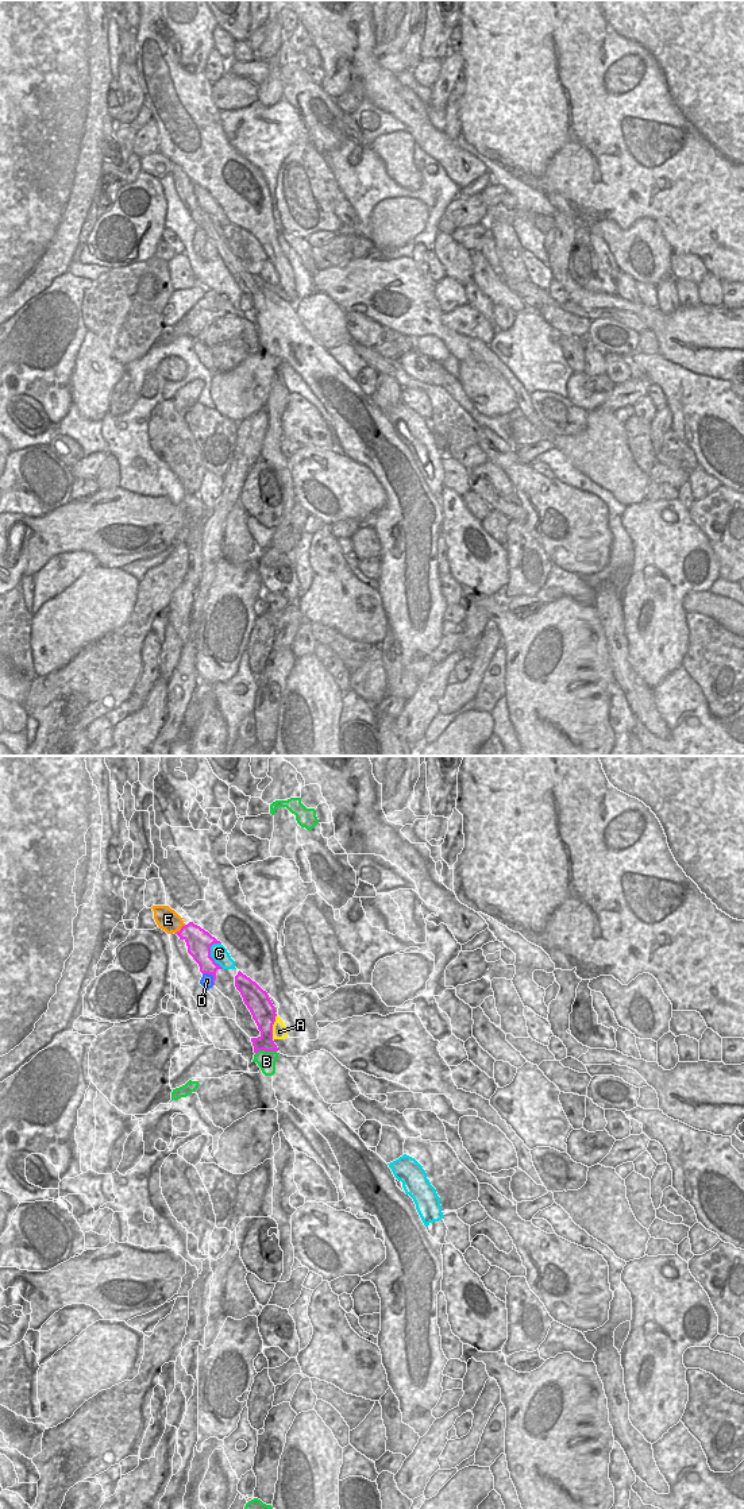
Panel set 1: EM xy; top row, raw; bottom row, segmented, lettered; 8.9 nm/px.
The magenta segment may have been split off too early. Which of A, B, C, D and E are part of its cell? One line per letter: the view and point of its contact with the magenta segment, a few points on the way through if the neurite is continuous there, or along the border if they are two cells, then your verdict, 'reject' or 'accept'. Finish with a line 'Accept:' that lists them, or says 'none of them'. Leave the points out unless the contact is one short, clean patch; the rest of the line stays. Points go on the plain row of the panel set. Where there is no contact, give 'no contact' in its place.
A: meets magenta in xy at (272, 271); border along xy (277, 259), (273, 267), (272, 282); reject
B: meets magenta in xy at (265, 294); reject
C: meets magenta in xy at (209, 200); reject
D: meets magenta in xy at (212, 219); border along xy (204, 216), (212, 220), (214, 228); reject
E: meets magenta in xy at (181, 173); border along xy (185, 169), (174, 177); reject
Accept: none of them

